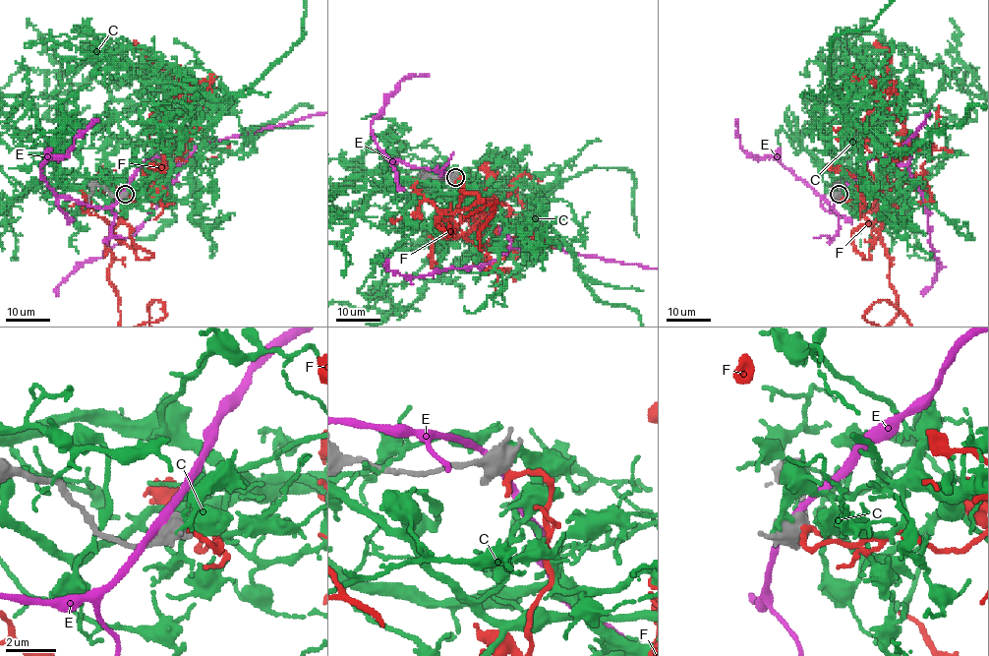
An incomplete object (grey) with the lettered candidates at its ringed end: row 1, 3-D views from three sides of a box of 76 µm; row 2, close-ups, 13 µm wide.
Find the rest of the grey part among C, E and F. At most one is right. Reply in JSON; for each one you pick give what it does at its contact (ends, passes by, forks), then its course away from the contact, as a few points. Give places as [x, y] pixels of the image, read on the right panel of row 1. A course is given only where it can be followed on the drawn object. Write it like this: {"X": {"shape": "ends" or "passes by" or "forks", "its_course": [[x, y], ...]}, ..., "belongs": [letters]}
{"F": {"shape": "ends", "its_course": [[839, 194], [895, 208], [897, 317], [864, 316], [906, 317]]}, "belongs": ["F"]}

